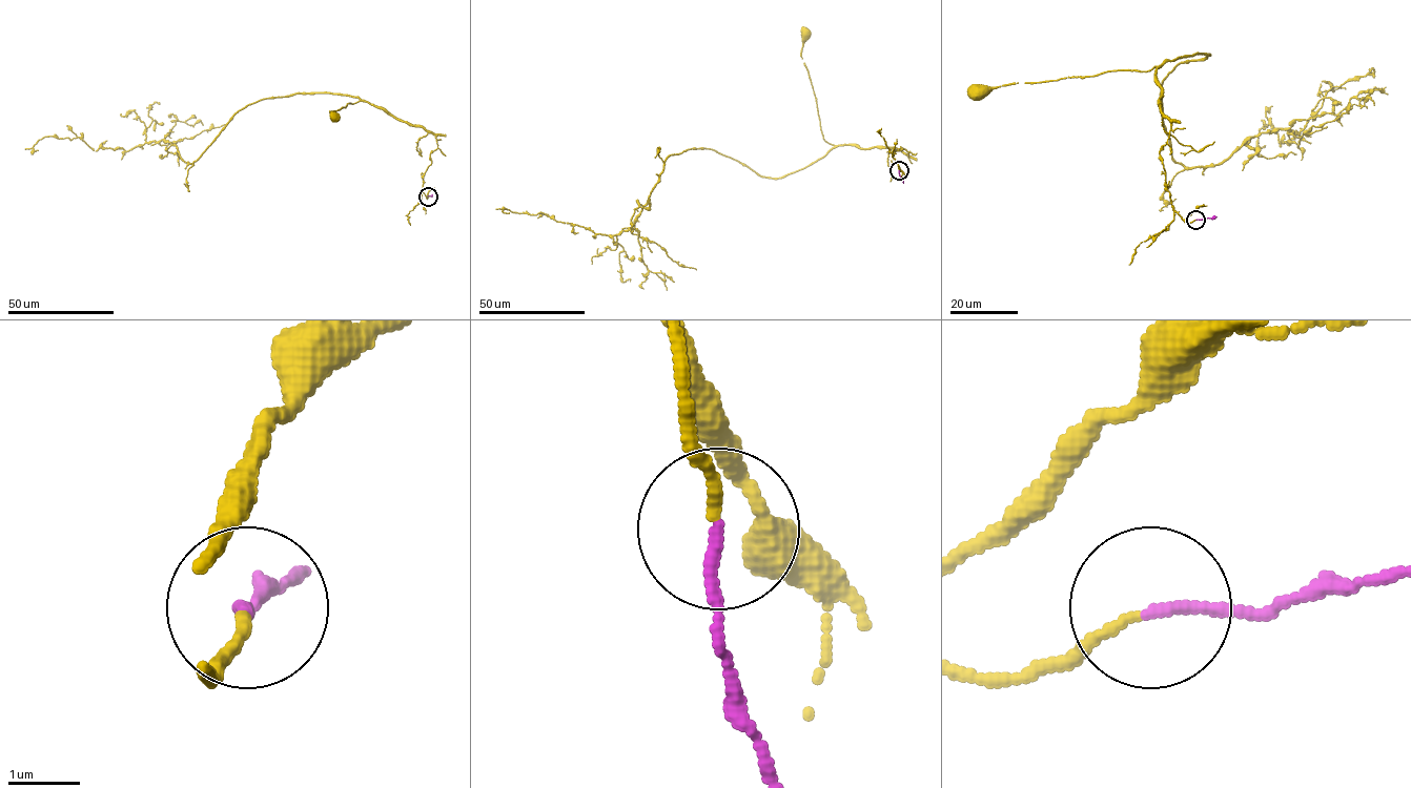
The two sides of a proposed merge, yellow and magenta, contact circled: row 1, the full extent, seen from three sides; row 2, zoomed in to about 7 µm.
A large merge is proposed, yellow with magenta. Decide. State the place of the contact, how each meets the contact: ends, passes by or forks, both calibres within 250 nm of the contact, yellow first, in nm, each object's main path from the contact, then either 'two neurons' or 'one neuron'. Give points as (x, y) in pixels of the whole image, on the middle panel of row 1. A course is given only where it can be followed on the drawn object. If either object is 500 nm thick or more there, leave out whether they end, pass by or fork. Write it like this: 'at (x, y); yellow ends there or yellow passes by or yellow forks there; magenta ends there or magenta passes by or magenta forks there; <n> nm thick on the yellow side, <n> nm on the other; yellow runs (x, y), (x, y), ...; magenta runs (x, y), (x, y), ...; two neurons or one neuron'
at (899, 170); yellow ends there; magenta ends there; 120 nm thick on the yellow side, 140 nm on the other; yellow runs (899, 169), (893, 156), (901, 147), (908, 153), (893, 148), (832, 145), (823, 138), (801, 56), (805, 33); magenta runs (899, 170), (903, 183); one neuron

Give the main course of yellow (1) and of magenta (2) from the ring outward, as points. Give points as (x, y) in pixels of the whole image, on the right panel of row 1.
1: (1195, 220), (1187, 223), (1181, 216), (1167, 190), (1160, 151), (1170, 123), (1161, 108), (1157, 66), (977, 91)
2: (1195, 220), (1217, 216)

